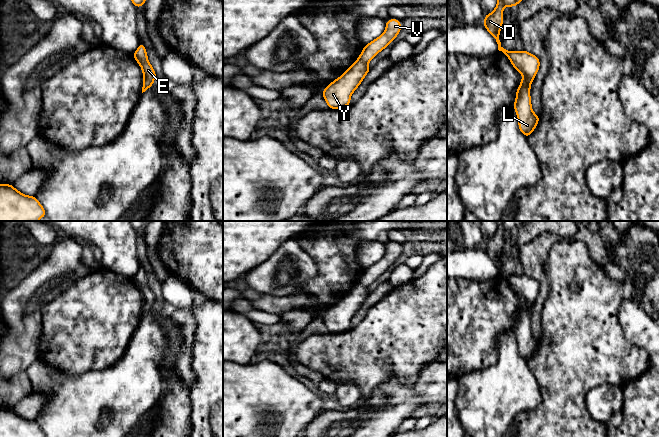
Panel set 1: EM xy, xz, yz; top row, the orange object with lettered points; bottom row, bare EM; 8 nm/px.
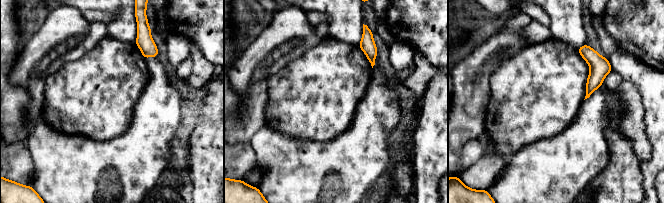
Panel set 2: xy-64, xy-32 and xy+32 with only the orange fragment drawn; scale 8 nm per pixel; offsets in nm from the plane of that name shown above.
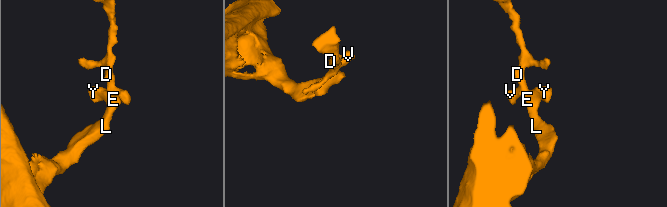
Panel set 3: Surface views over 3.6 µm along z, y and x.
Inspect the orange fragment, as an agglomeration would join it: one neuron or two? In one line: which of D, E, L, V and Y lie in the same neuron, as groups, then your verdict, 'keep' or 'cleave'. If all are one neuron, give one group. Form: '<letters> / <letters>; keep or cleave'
D V / E L Y; cleave

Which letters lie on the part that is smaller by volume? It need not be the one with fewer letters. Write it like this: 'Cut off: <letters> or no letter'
Cut off: D, V

